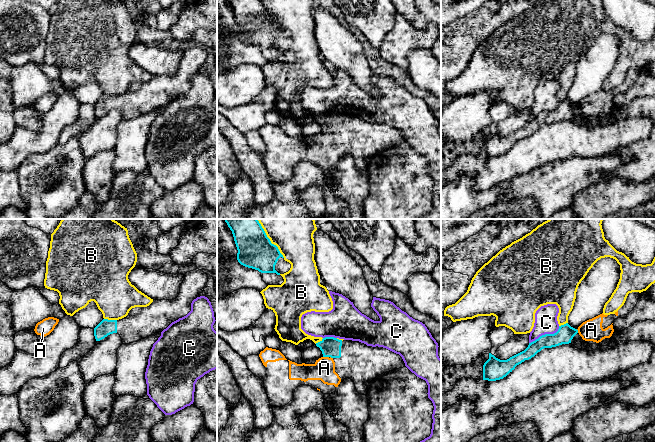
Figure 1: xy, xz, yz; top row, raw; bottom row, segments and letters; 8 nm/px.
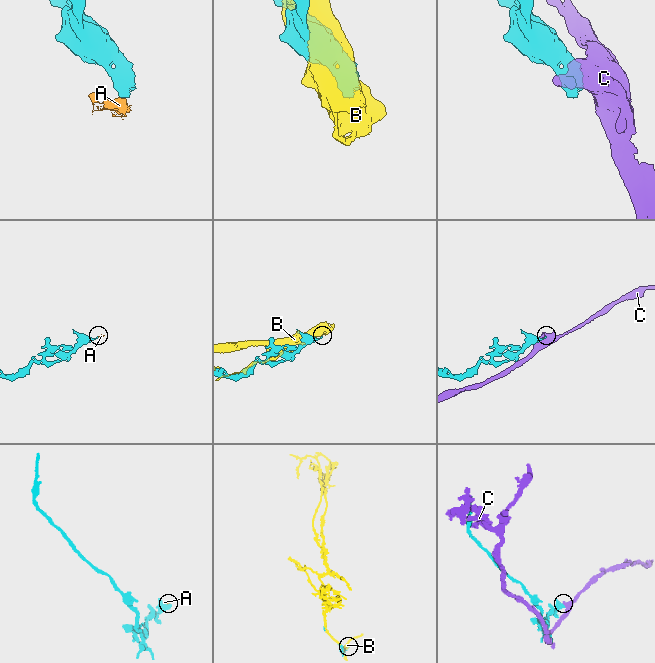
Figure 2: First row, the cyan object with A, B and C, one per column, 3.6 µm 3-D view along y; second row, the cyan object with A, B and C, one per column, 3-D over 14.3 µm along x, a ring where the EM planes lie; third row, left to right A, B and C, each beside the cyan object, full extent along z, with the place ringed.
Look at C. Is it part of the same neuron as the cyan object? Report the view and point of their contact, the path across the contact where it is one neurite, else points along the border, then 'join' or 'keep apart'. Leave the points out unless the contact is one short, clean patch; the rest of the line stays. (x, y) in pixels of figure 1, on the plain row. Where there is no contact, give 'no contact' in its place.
yz (545, 110) | keep apart

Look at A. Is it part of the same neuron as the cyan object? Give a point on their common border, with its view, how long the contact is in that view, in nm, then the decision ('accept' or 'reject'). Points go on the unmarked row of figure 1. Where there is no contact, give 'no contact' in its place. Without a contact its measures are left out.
xz (326, 132) | 50 nm | accept

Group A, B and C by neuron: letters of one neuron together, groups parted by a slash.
A / B / C

